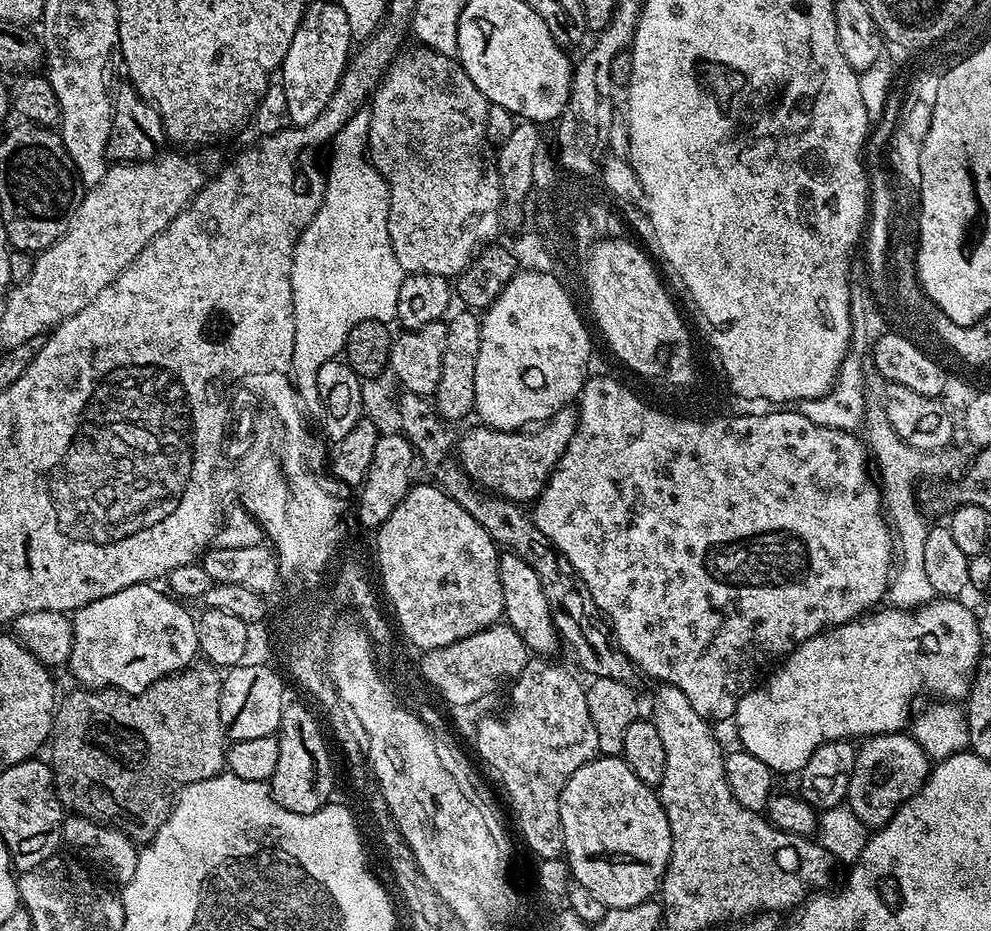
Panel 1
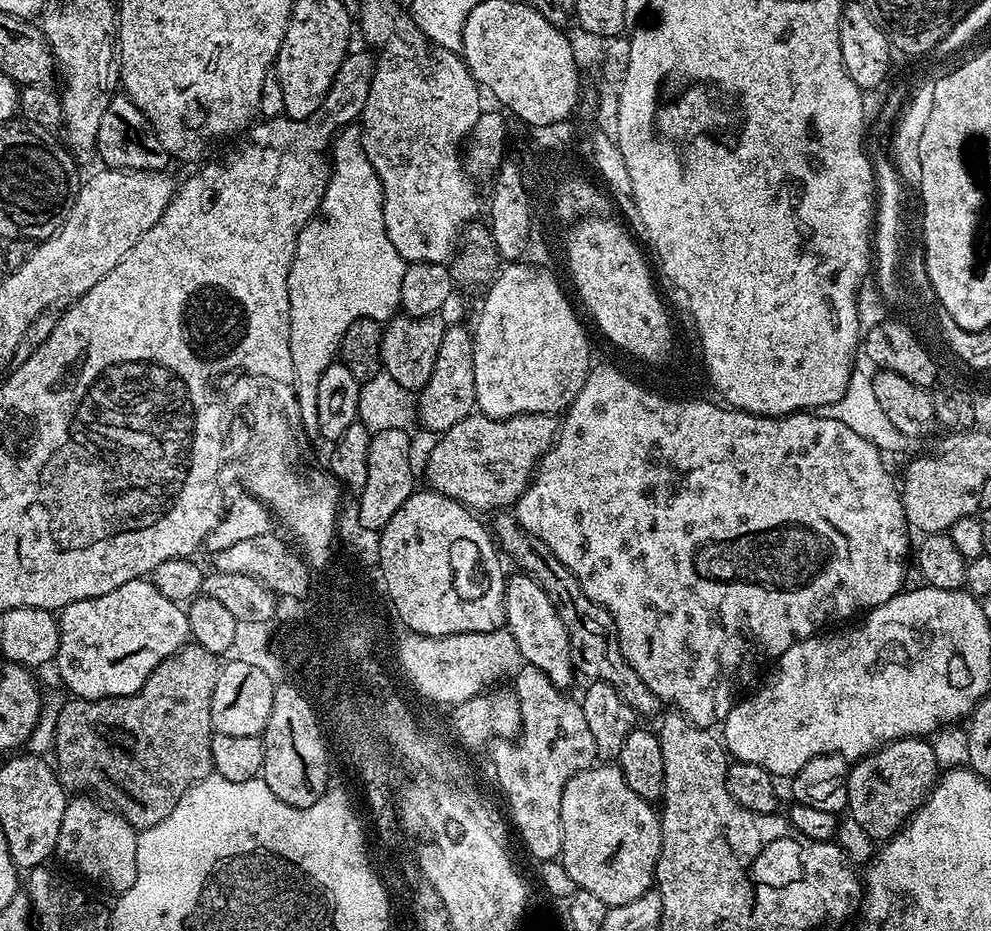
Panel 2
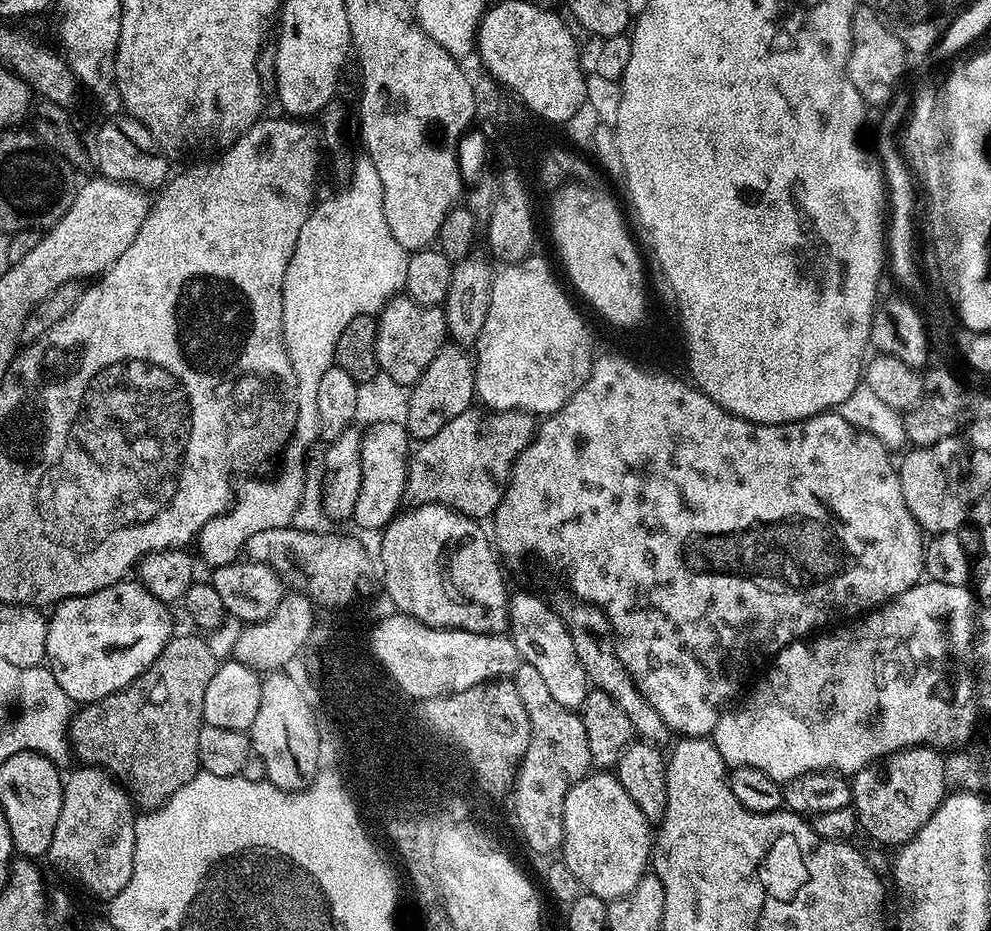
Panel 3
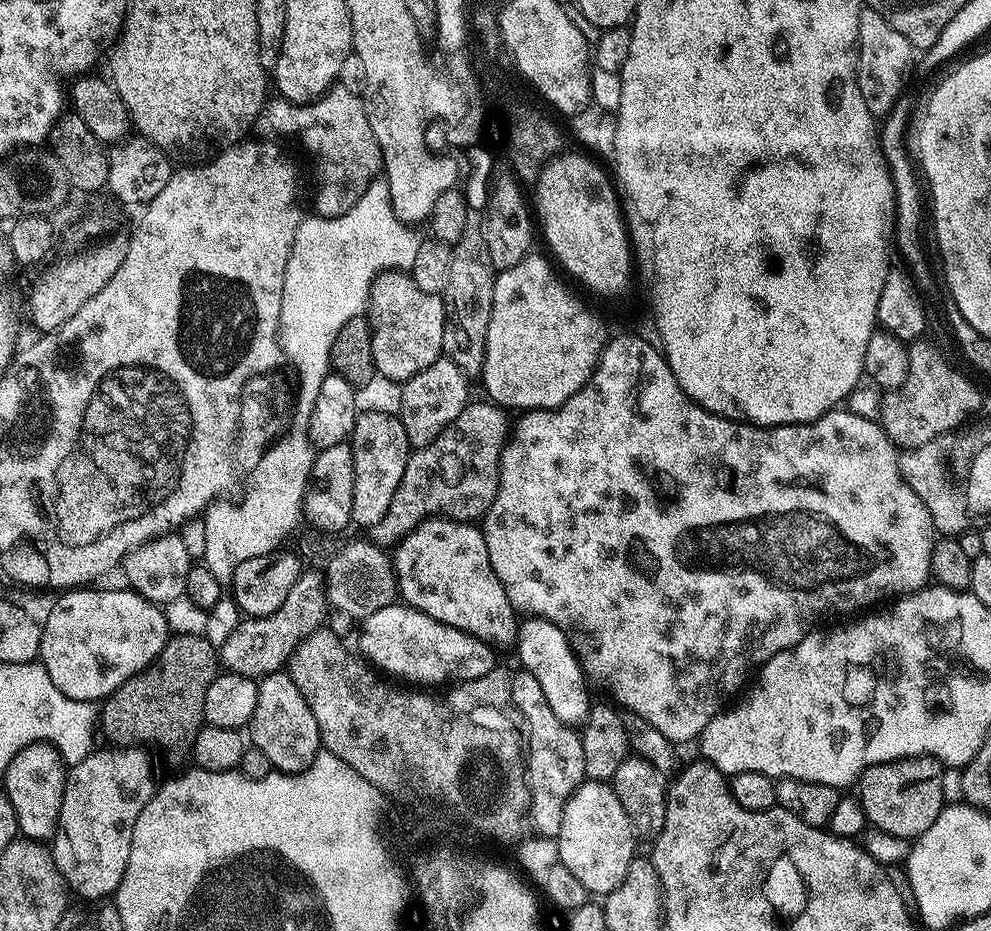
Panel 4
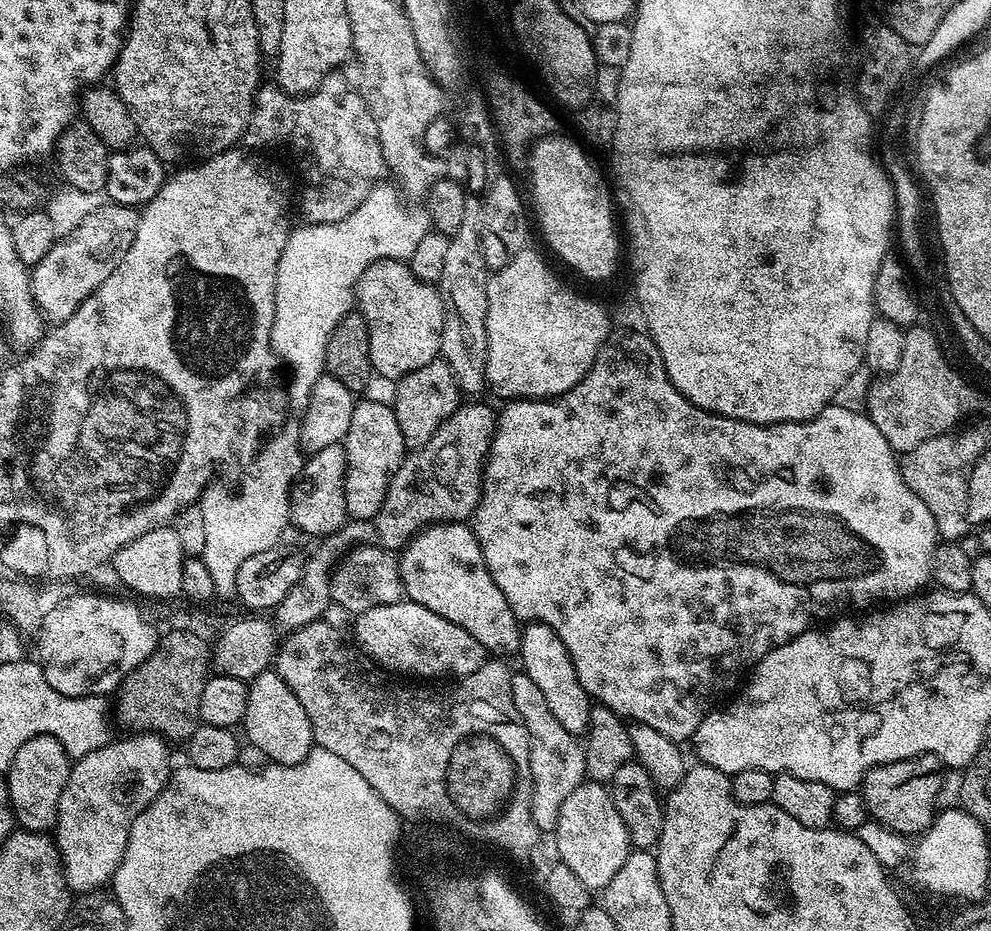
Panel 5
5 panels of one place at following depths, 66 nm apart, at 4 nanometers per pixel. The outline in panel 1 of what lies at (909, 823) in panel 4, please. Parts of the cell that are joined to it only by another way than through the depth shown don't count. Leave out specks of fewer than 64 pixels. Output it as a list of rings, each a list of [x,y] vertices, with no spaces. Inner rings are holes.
[[[907,731],[867,737],[856,749],[856,761],[848,787],[847,808],[857,815],[858,821],[867,829],[881,828],[920,789],[929,771],[929,756]]]

